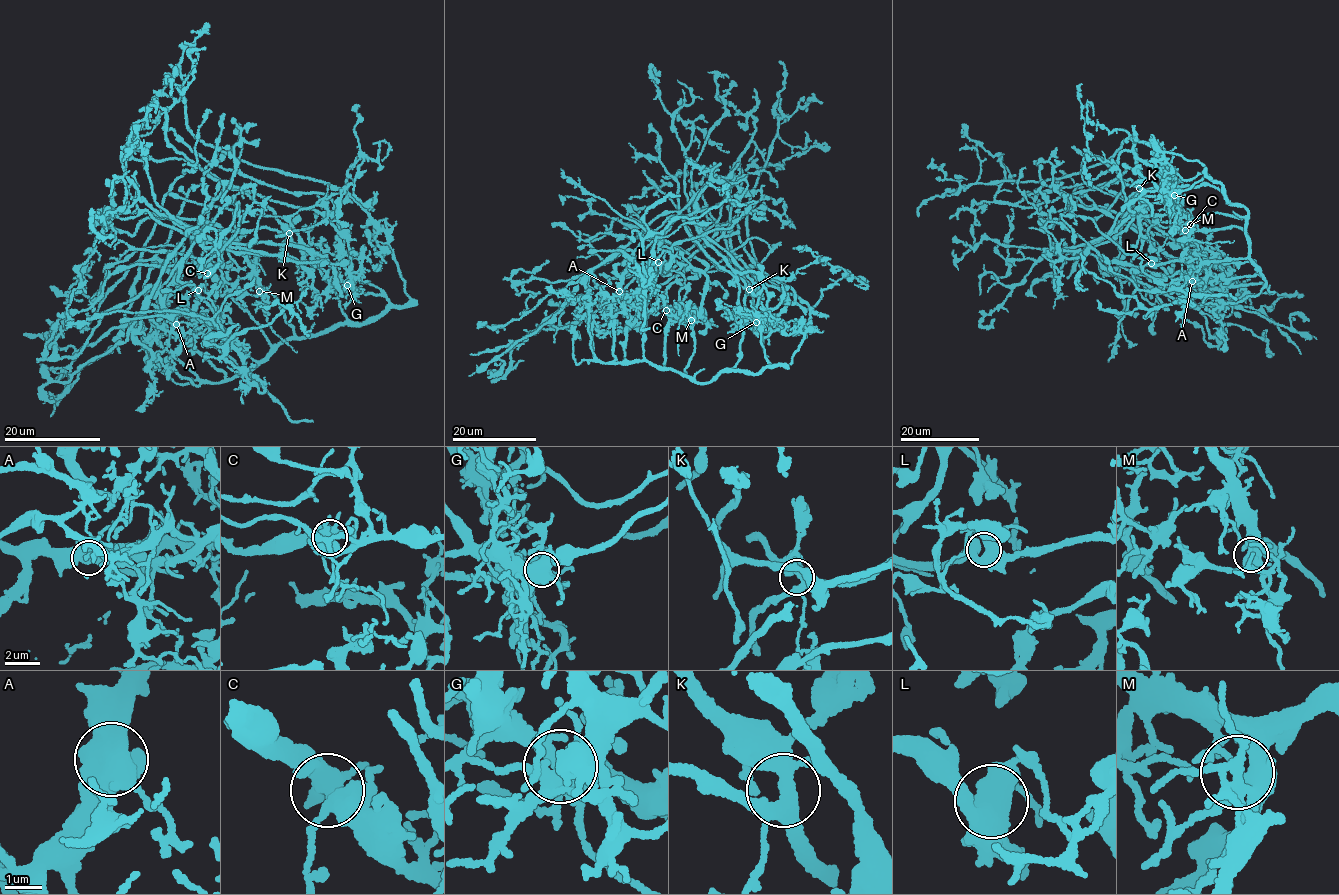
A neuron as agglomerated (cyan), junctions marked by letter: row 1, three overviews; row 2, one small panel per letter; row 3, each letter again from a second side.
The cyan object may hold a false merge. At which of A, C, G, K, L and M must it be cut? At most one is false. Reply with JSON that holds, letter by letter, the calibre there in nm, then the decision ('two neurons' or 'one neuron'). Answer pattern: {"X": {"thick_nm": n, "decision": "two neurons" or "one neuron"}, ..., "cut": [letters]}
{"A": {"thick_nm": 480, "decision": "one neuron"}, "C": {"thick_nm": 460, "decision": "one neuron"}, "G": {"thick_nm": 440, "decision": "one neuron"}, "K": {"thick_nm": 320, "decision": "one neuron"}, "L": {"thick_nm": 550, "decision": "one neuron"}, "M": {"thick_nm": 400, "decision": "one neuron"}, "cut": []}

